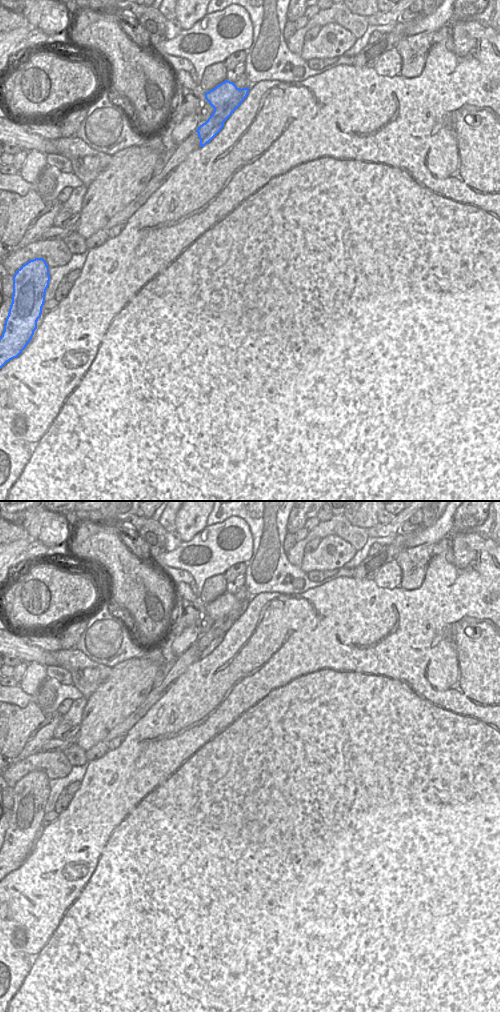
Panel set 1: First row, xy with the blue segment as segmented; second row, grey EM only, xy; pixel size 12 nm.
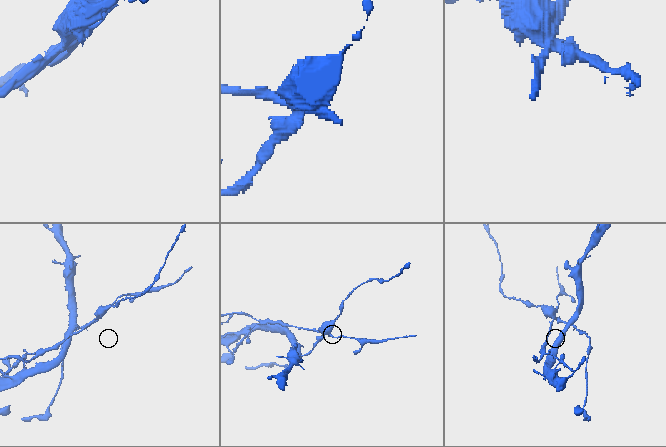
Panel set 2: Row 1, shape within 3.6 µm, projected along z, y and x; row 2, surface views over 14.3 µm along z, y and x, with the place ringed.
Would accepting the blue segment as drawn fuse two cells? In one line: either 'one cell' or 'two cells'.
two cells

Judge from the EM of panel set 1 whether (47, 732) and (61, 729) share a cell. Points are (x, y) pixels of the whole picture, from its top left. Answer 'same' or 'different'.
different

